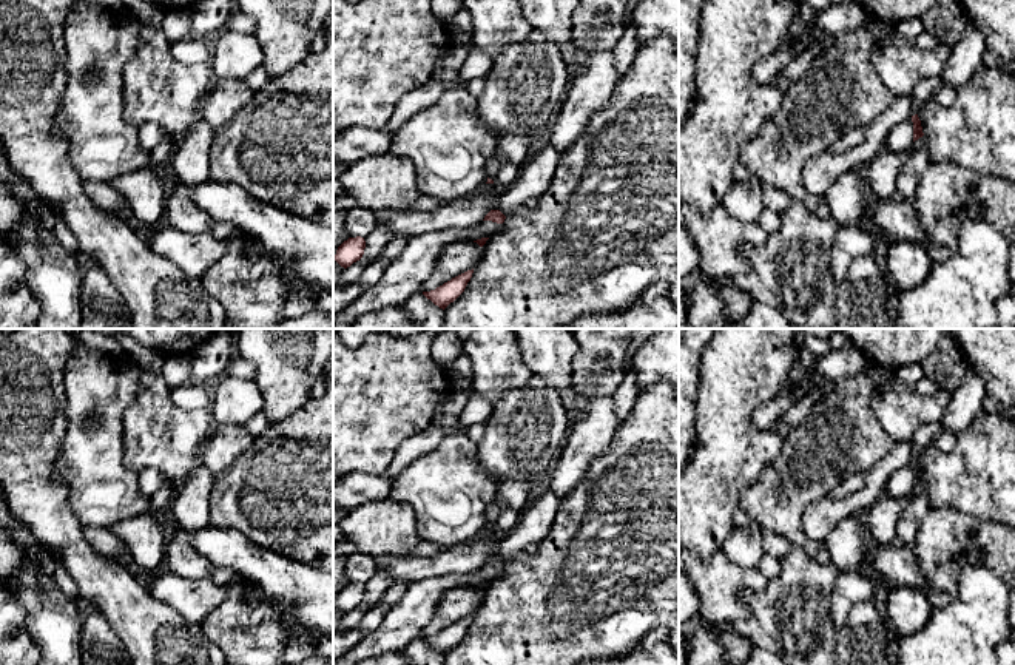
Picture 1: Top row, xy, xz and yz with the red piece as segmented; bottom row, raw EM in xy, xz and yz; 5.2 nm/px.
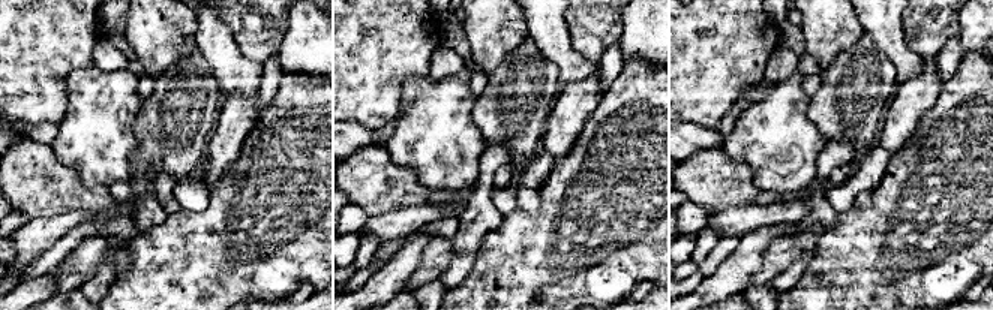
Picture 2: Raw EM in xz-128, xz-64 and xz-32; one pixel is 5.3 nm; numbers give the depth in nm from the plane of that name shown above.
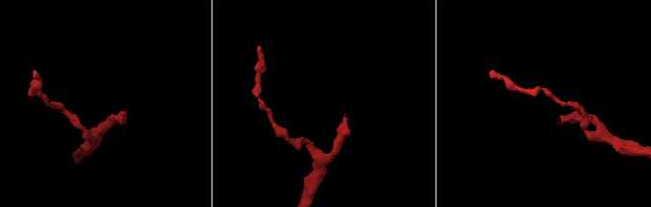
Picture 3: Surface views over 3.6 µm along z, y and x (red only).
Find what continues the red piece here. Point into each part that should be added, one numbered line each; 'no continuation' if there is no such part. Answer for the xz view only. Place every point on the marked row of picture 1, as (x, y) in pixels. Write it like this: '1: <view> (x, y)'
1: xz (514, 148)

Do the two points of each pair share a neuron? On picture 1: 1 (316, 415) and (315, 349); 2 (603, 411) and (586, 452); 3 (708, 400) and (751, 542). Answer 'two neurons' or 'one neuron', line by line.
1: two neurons
2: one neuron
3: two neurons

